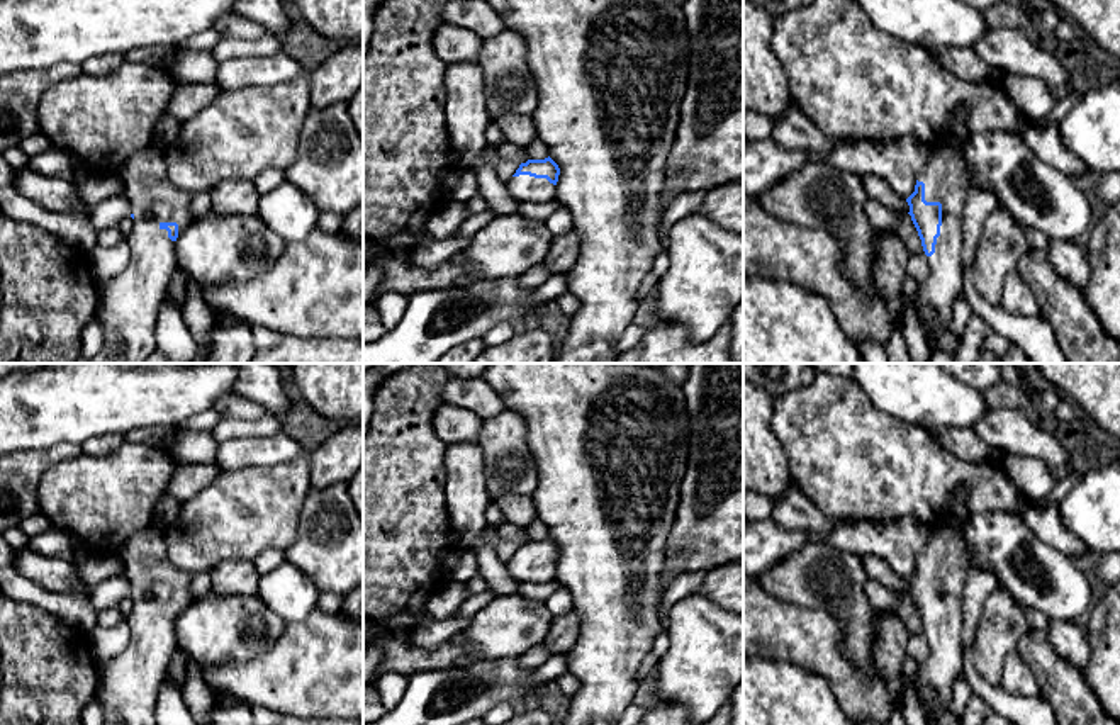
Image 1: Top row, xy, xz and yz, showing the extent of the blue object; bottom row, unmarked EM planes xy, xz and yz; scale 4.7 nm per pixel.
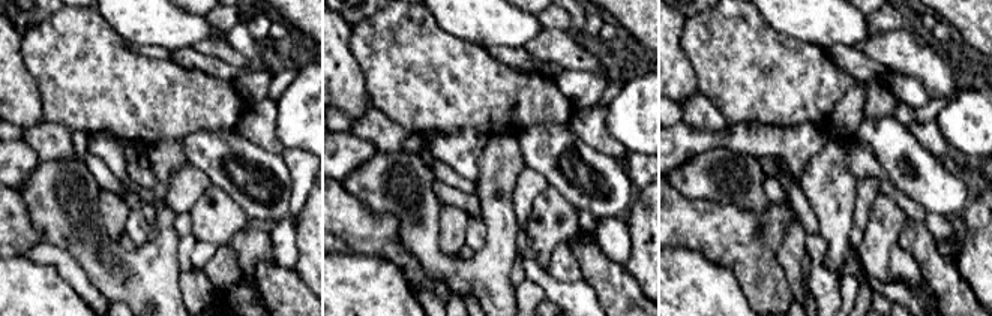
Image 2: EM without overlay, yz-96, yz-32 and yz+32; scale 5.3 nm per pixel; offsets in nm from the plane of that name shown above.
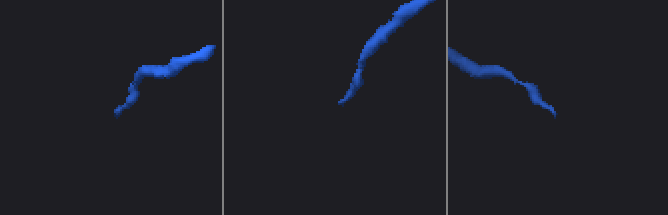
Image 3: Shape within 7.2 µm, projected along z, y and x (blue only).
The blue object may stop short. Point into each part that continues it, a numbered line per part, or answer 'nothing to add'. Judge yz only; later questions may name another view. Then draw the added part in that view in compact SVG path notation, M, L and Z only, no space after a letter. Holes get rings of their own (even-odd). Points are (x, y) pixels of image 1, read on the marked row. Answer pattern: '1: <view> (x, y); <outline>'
1: yz (946, 174); M935 146L927 166L918 173L918 182L925 183L925 200L942 204L942 226L937 238L935 253L928 258L930 275L918 284L918 290L911 297L911 304L918 314L920 309L928 307L935 314L935 328L938 331L937 341L932 345L933 353L950 351L957 353L960 340L952 331L952 307L955 299L962 294L964 265L962 265L962 211L967 195L967 161L964 158L964 146Z

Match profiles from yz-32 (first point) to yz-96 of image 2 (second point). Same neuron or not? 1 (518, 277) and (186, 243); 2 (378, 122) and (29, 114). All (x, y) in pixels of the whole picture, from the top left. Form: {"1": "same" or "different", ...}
{"1": "same", "2": "different"}

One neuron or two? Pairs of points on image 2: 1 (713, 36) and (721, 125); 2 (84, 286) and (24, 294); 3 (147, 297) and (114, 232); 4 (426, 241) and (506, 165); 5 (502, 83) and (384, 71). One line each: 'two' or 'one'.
1: two
2: two
3: two
4: one
5: one

